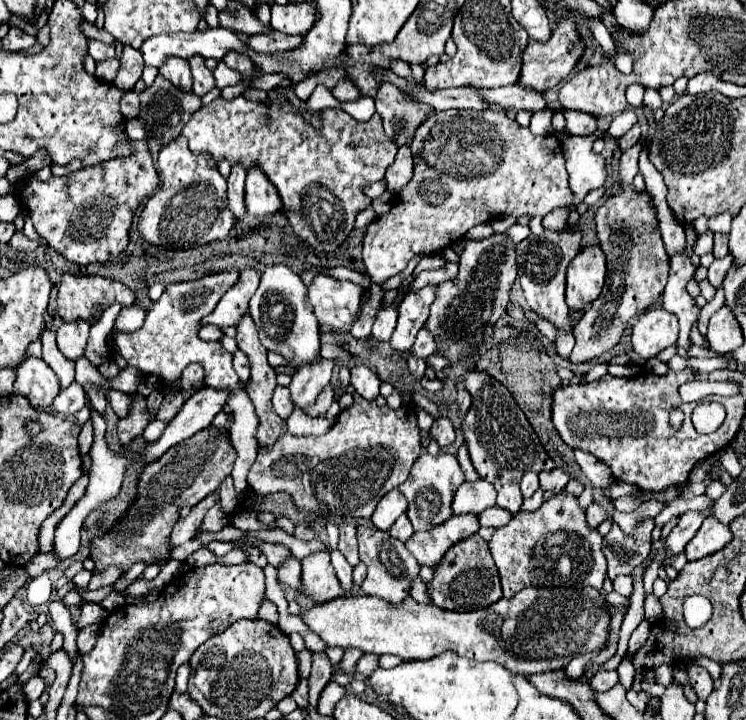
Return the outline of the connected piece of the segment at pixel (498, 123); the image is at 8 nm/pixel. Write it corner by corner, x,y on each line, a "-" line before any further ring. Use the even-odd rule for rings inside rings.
448,109
438,111
426,119
410,145
414,155
414,177
400,193
400,201
392,209
368,225
364,237
364,265
366,273
374,281
370,293
382,293
378,287
382,281
398,275
406,269
416,253
436,253
446,245
460,241
468,229
478,223
490,221
498,215
546,215
556,207
572,207
568,173
564,167
564,155
560,141
554,135
536,137
530,129
520,127
504,111
472,111
472,109

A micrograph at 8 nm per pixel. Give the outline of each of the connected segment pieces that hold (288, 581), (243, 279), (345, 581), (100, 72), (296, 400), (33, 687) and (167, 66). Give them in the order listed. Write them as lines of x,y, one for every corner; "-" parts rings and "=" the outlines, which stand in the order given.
294,555
286,557
282,561
282,565
276,567
276,569
278,569
278,581
280,583
284,583
284,585
288,585
292,589
298,589
298,581
300,581
300,561
=
252,269
240,271
240,279
236,281
236,285
228,289
226,297
222,297
222,301
216,305
216,309
210,317
202,319
201,325
236,327
240,323
240,317
244,317
248,313
248,301
254,295
254,291
258,289
258,281
260,281
260,273
256,273
=
330,551
330,557
332,557
332,567
336,569
336,575
338,575
340,585
344,587
346,593
350,593
352,587
354,587
354,581
352,581
352,565
344,559
344,555
340,551
=
114,57
114,59
106,59
102,63
96,63
96,73
94,75
96,75
96,79
100,79
104,83
112,83
118,69
120,69
120,59
=
322,359
318,365
306,365
306,369
298,369
292,375
290,397
294,407
306,409
316,403
322,389
330,383
334,359
=
32,677
26,685
24,685
24,695
26,695
26,699
38,699
40,695
42,695
42,691
44,691
44,681
42,681
42,677
=
168,57
164,65
158,69
164,79
170,79
180,89
190,89
190,67
186,59

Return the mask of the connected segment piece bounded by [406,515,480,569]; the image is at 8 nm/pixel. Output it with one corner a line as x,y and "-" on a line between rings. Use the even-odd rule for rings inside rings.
466,515
466,517
450,517
450,519
446,519
444,523
434,525
434,527
428,529
428,531
418,531
418,533
414,533
414,535
406,541
406,549
414,555
414,559
416,559
420,565
426,565
426,567
430,567
430,569
436,569
436,567
440,565
442,557
446,555
446,551
448,551
454,543
458,543
458,541
462,541
462,539
474,535
478,529
480,529
478,517
470,517
470,515

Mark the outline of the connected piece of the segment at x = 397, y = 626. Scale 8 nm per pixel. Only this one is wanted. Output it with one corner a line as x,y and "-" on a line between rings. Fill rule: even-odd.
524,589
522,593
516,593
510,601
502,599
490,609
480,611
446,611
436,605
420,605
414,599
406,601
406,605
400,605
398,609
390,609
386,601
378,601
378,597
360,595
360,597
336,597
328,603
318,603
308,611
302,611
296,601
290,601
288,605
290,615
298,615
312,633
318,633
318,637
328,647
356,647
364,653
374,655
398,655
404,661
414,659
430,659
442,651
456,651
462,657
470,657
474,661
494,661
510,673
516,675
534,675
542,671
554,671
564,669
576,655
584,655
588,651
598,649
602,645
602,637
606,637
606,625
608,625
608,605
604,603
600,591
596,589

